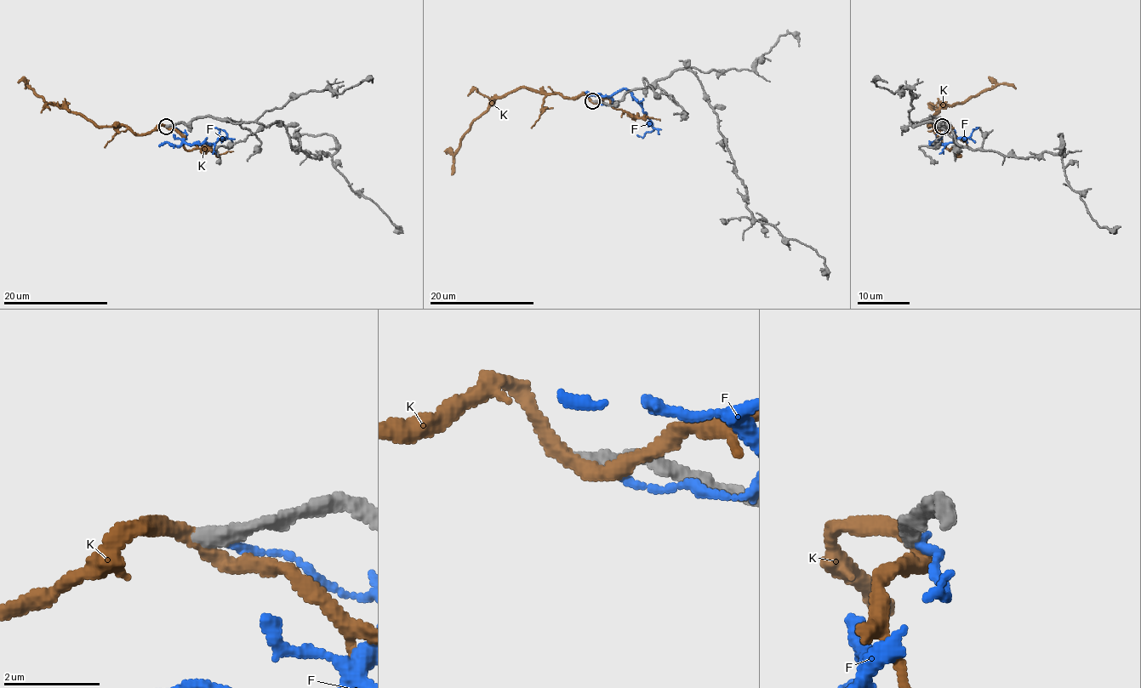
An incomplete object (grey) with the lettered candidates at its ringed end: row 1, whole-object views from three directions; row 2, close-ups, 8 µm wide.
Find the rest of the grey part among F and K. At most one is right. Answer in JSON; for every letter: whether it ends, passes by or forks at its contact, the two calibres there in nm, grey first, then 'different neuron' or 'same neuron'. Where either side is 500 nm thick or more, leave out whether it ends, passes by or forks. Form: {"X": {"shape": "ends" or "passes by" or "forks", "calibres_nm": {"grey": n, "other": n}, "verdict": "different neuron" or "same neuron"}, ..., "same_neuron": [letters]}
{"F": {"shape": "ends", "calibres_nm": {"grey": 400, "other": 180}, "verdict": "different neuron"}, "K": {"shape": "passes by", "calibres_nm": {"grey": 360, "other": 320}, "verdict": "different neuron"}, "same_neuron": []}

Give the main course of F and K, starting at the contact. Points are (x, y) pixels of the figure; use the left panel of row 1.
F: (168, 125), (185, 132), (187, 144), (214, 144), (226, 136), (224, 130), (210, 127)
K: (168, 127), (134, 134), (124, 125), (95, 127), (63, 105), (48, 105), (27, 83), (25, 88)

